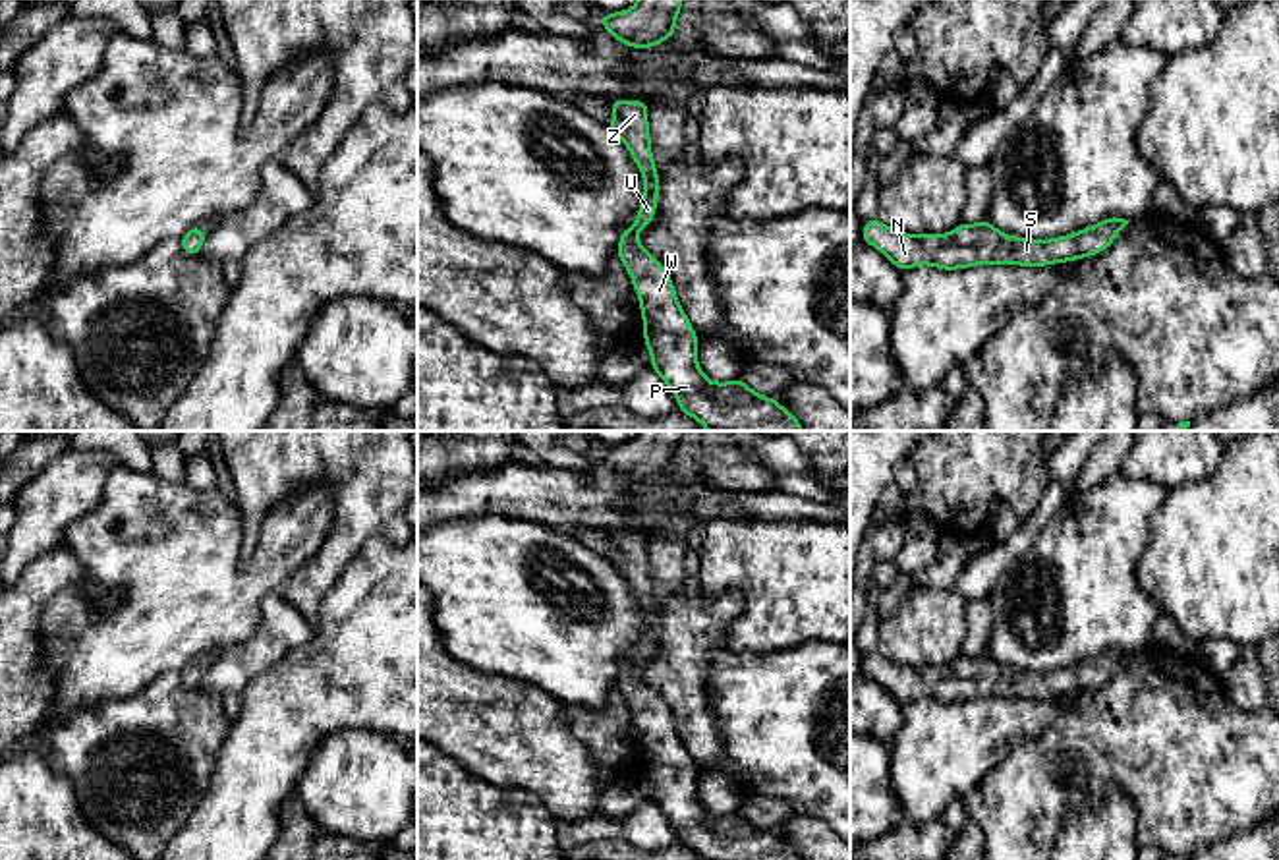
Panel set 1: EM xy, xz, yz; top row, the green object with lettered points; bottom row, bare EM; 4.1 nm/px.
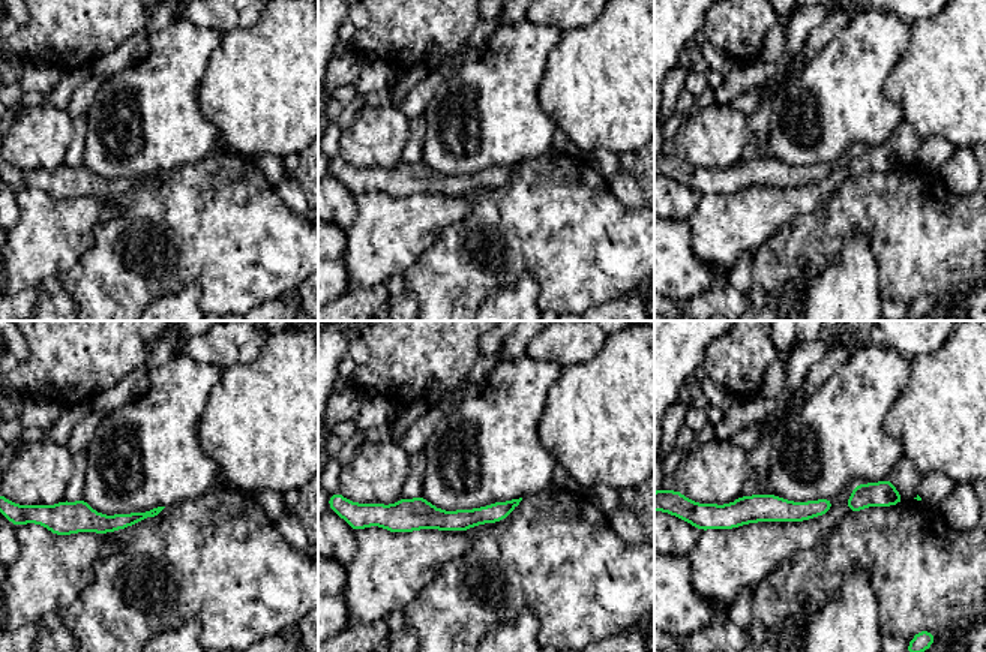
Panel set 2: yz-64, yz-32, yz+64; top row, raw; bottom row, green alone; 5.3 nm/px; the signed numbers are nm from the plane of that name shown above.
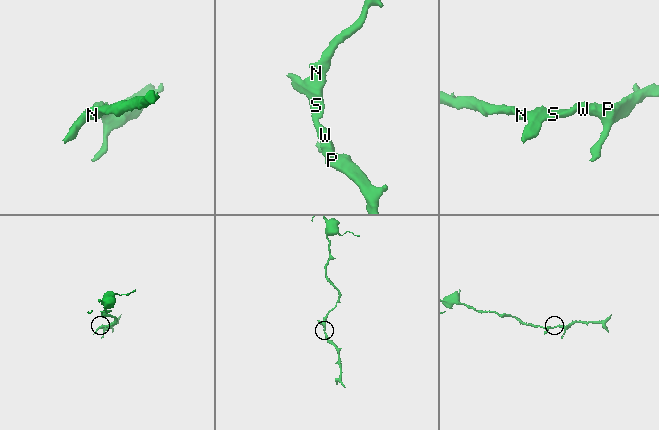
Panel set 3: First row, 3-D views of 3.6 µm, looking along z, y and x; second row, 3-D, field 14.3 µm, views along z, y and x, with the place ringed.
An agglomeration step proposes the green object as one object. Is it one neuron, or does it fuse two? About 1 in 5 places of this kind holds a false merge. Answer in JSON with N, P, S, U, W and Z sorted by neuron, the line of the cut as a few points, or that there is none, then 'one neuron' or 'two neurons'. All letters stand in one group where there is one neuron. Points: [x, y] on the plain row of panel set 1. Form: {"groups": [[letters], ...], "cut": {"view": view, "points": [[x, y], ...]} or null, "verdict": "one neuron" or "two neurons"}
{"groups": [["N", "P", "S", "U", "W", "Z"]], "cut": null, "verdict": "one neuron"}

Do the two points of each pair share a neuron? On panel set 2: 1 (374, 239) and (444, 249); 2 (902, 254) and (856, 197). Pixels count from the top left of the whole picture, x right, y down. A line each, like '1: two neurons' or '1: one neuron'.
1: two neurons
2: one neuron

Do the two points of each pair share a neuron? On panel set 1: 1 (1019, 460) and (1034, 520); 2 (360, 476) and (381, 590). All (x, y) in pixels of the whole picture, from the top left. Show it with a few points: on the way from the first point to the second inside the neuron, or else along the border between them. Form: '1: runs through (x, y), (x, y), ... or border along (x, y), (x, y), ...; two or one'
1: border along (1050, 482), (1038, 505), (1023, 520); two
2: border along (397, 544), (385, 538), (371, 538), (342, 573); two

